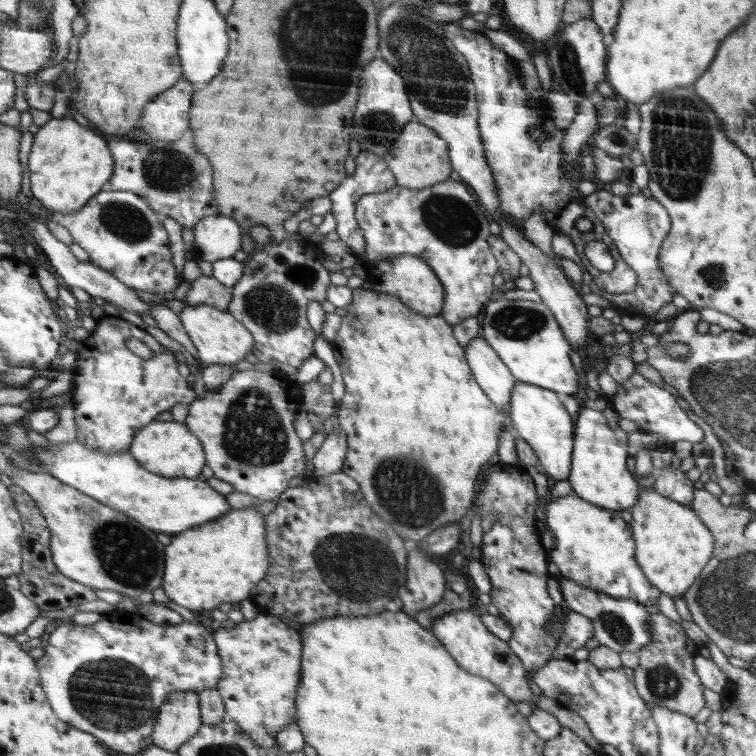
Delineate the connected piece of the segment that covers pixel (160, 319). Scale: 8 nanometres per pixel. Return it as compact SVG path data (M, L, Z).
M150 303L149 305L150 316L155 319L159 330L166 332L172 340L176 340L176 342L182 344L194 358L198 359L198 351L194 346L193 340L188 336L178 315L162 303Z

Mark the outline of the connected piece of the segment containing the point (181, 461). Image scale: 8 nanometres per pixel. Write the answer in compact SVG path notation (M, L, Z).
M152 421L134 437L134 450L128 450L146 470L166 478L192 478L206 466L201 439L185 423L178 421Z

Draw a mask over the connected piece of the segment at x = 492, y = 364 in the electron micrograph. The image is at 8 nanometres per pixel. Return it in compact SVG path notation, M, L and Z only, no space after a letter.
M478 336L465 347L473 377L498 410L511 408L511 394L517 379L502 362L487 339Z

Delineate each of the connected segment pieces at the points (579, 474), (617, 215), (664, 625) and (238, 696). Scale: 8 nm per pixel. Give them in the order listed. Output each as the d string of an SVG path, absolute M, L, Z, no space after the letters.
M582 406L576 415L577 428L573 442L573 472L568 482L576 494L598 507L612 511L630 510L637 505L638 486L634 476L626 468L626 444L616 442L610 426L606 426L606 416L601 410Z
M602 185L592 194L586 195L585 204L605 225L606 234L613 238L615 246L620 251L619 255L636 271L639 281L631 291L620 294L609 293L600 290L593 282L591 273L582 267L582 282L588 284L592 292L599 292L601 296L607 298L611 305L625 308L634 316L654 314L664 304L672 303L672 296L676 294L675 288L670 286L666 275L658 268L661 244L671 227L671 218L668 218L666 208L645 191L638 194L628 193L621 197Z
M661 612L649 615L649 628L653 631L653 642L637 654L639 665L633 669L633 682L649 710L653 706L664 706L674 712L683 712L690 718L694 718L705 706L704 695L702 695L704 686L700 677L696 674L693 663L697 655L704 653L704 649L690 640L680 623L668 619Z
M258 614L253 620L245 620L231 629L222 627L214 630L214 642L218 656L224 664L224 676L215 687L225 699L226 710L238 726L262 748L277 744L277 735L291 722L298 723L297 690L301 684L301 655L304 653L304 639L296 629L272 615Z

